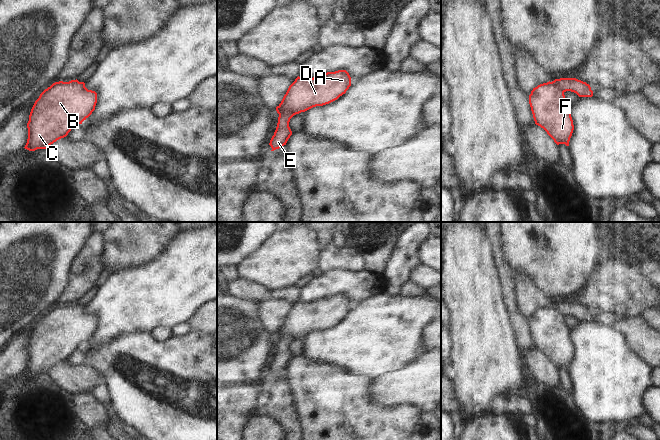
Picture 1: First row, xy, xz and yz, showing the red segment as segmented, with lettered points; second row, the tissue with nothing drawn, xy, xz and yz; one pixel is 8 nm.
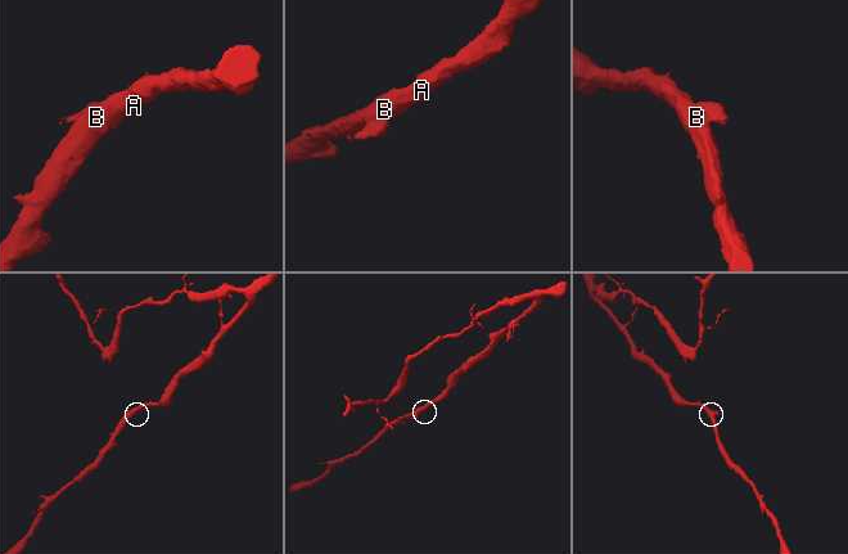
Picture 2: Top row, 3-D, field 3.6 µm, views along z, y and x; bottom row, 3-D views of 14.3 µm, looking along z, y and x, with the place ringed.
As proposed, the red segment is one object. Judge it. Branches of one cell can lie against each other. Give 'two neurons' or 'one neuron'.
two neurons

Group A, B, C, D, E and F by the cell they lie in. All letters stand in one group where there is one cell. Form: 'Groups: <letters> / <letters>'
Groups: A B C D F / E

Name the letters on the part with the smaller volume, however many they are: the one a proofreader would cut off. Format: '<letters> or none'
E

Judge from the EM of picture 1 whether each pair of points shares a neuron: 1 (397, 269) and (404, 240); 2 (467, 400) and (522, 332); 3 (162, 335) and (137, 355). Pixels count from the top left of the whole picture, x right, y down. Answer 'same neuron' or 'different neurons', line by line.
1: same neuron
2: different neurons
3: different neurons

